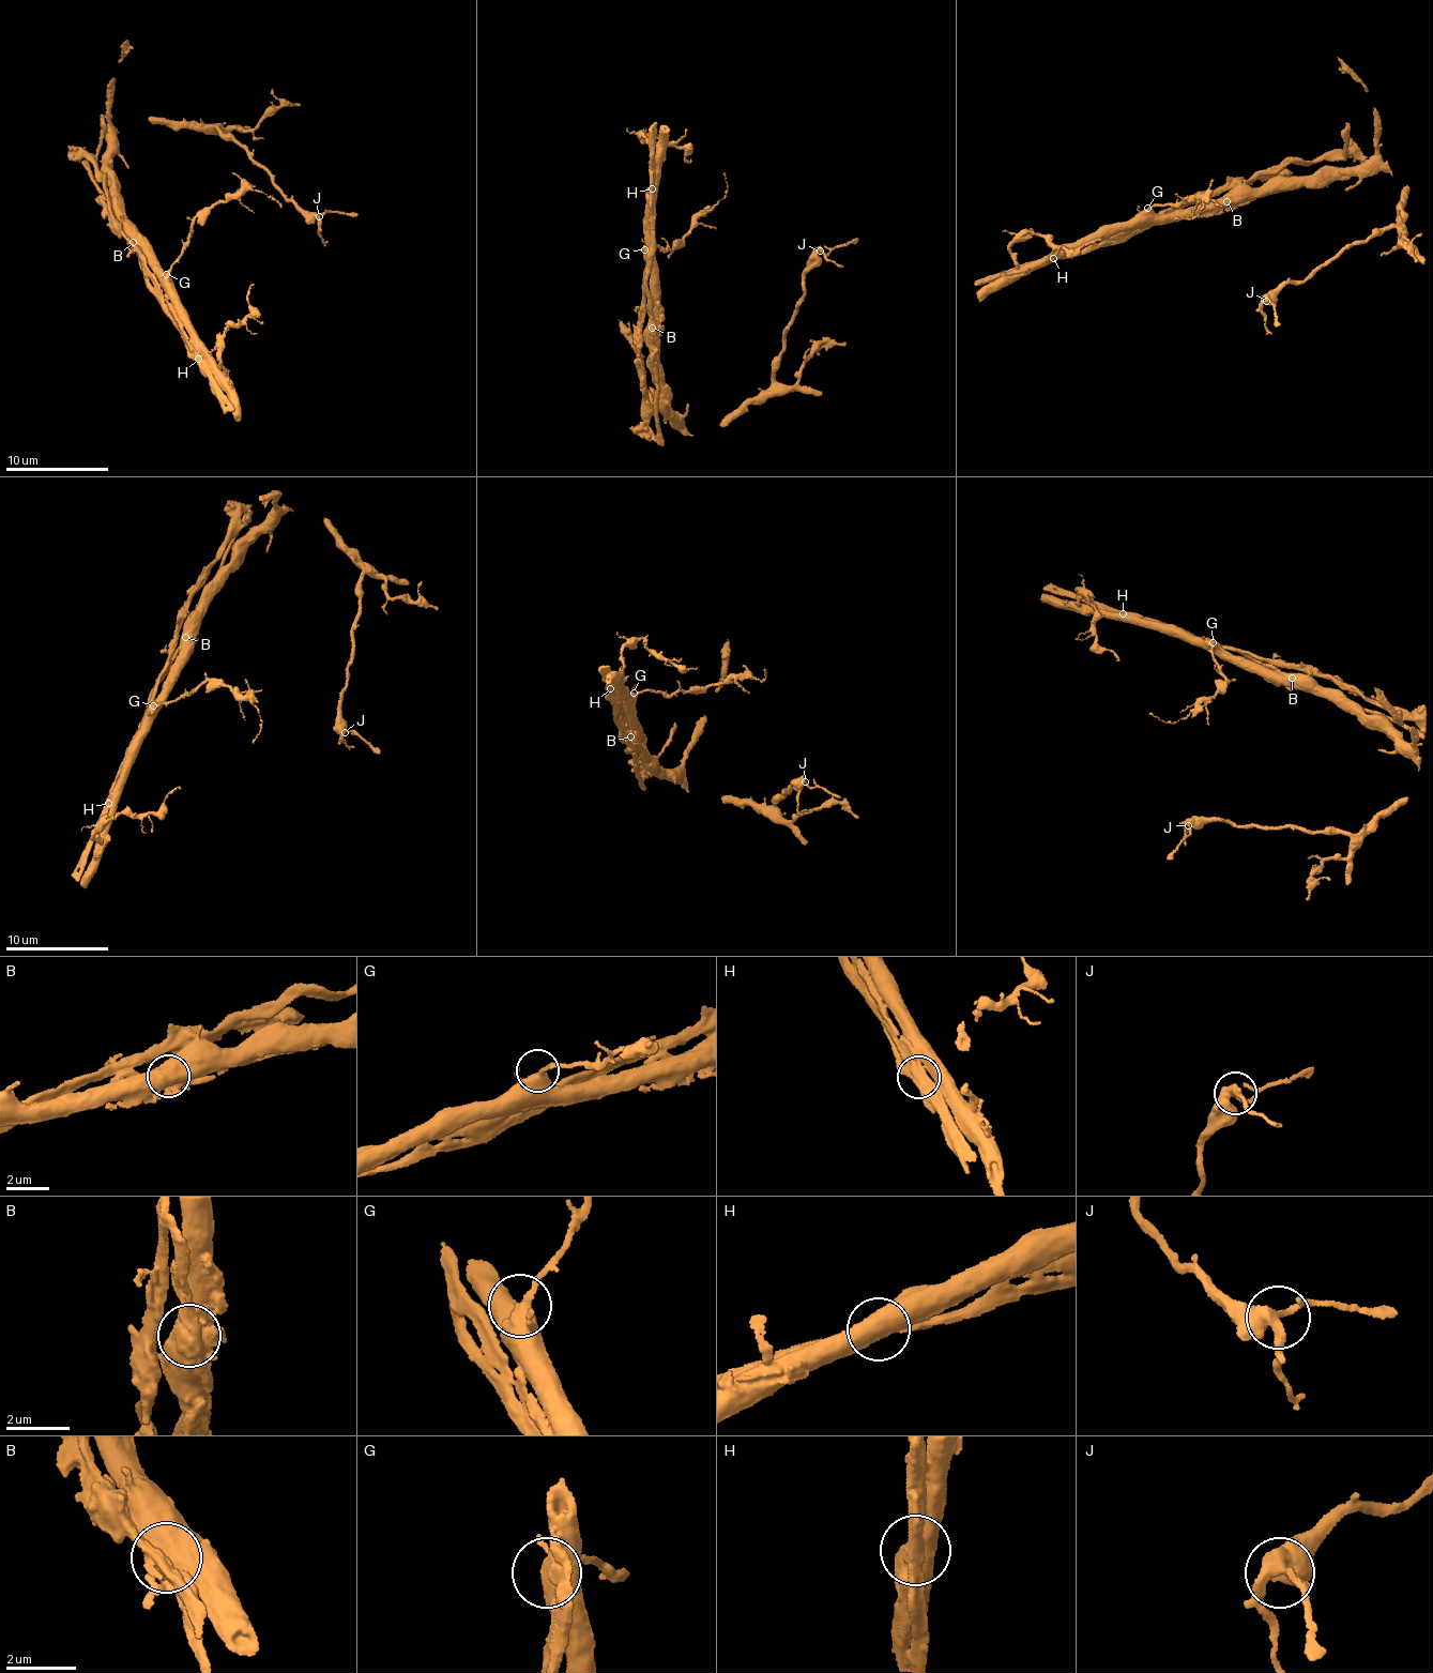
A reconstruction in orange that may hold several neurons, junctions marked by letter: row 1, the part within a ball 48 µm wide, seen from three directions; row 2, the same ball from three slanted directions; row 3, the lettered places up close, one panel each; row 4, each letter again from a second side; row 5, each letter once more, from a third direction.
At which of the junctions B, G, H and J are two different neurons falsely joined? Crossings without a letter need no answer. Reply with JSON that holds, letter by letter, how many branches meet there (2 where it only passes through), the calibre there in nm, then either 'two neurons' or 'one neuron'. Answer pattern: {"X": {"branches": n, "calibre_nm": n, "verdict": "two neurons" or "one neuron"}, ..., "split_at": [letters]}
{"B": {"branches": 2, "calibre_nm": 750, "verdict": "two neurons"}, "G": {"branches": 3, "calibre_nm": 360, "verdict": "one neuron"}, "H": {"branches": 1, "calibre_nm": 700, "verdict": "two neurons"}, "J": {"branches": 3, "calibre_nm": 360, "verdict": "one neuron"}, "split_at": ["B", "H"]}

